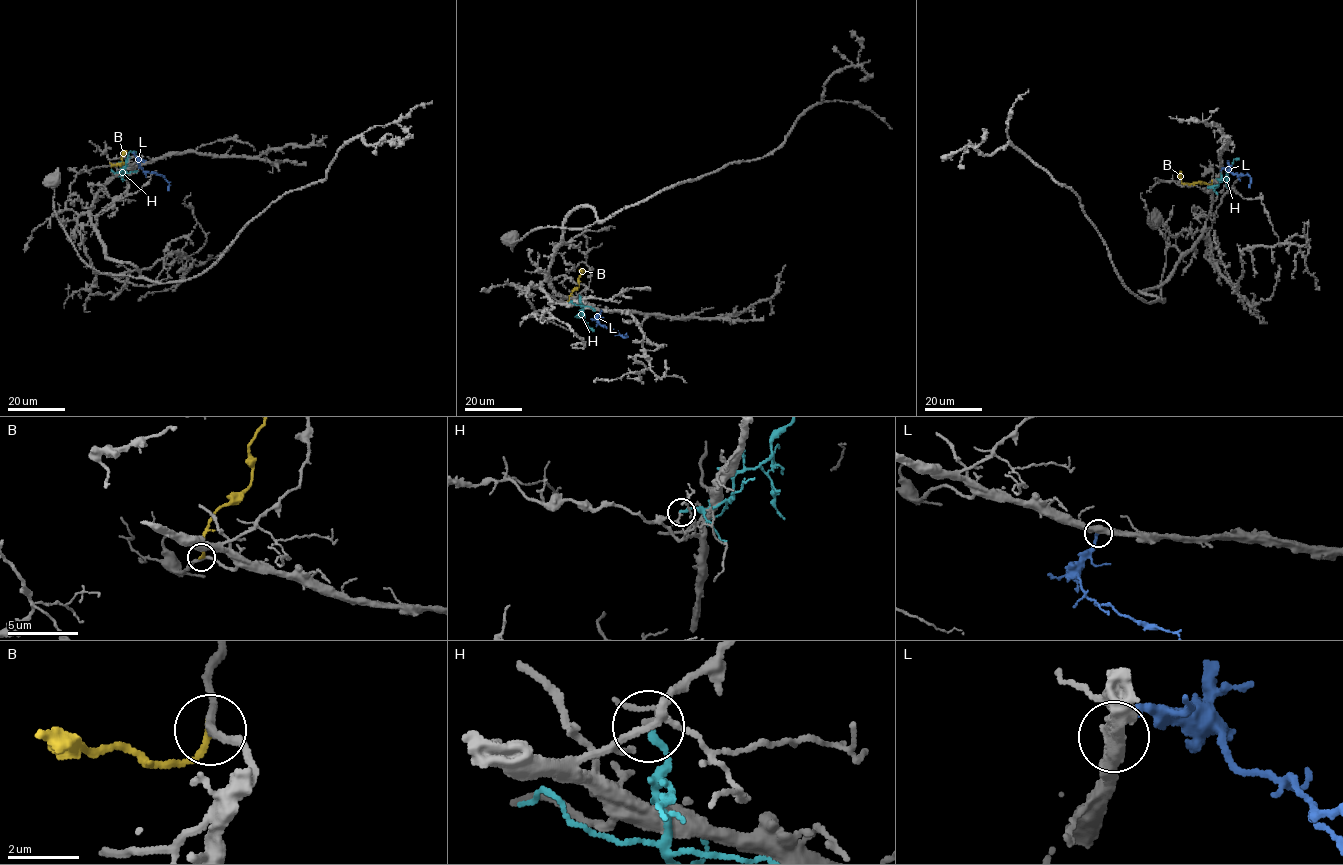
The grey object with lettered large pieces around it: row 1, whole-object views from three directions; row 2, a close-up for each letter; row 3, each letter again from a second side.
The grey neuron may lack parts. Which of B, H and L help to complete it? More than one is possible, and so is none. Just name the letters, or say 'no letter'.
L

